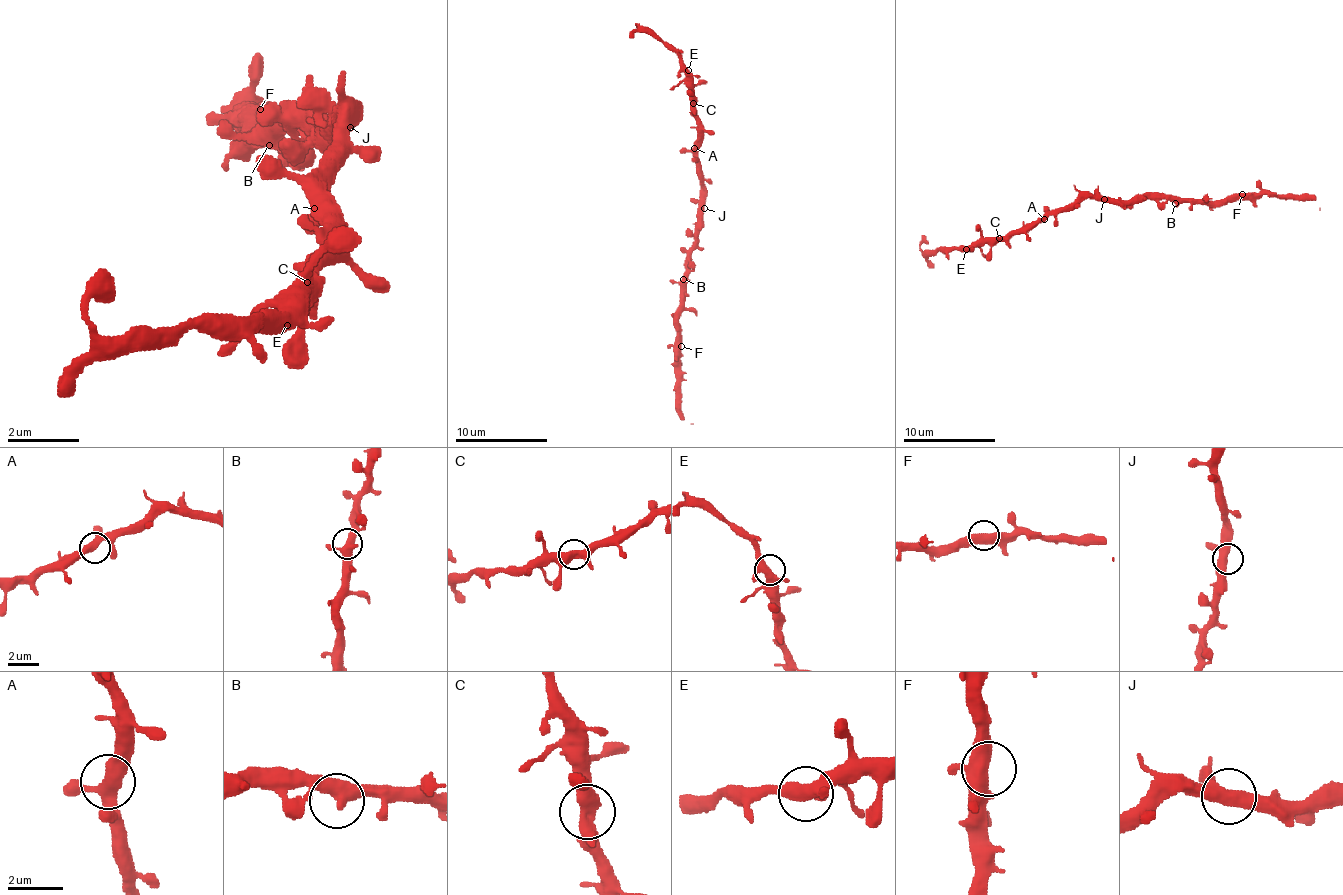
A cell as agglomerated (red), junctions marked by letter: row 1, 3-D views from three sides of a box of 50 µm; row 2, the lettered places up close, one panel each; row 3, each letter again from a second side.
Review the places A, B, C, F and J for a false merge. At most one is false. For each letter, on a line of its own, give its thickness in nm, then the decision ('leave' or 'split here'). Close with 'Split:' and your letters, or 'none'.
A: 400 nm | leave
B: 440 nm | leave
C: 420 nm | leave
F: 440 nm | leave
J: 400 nm | leave
Split: none

